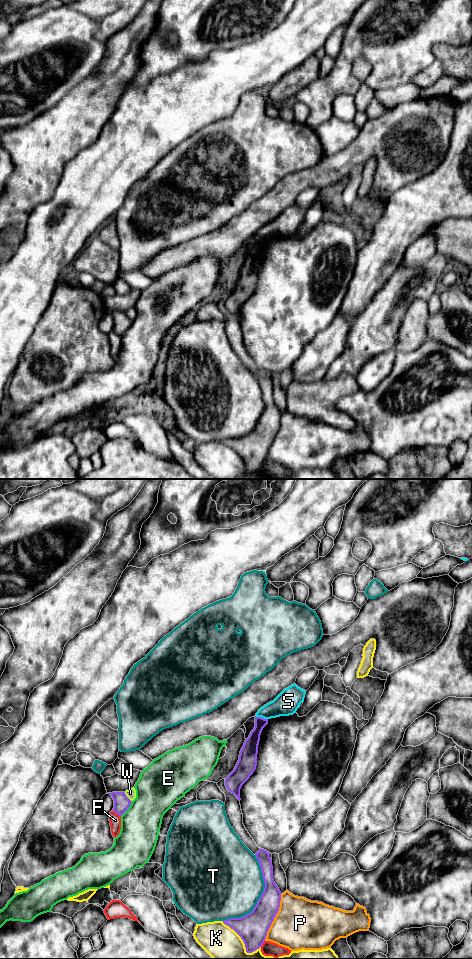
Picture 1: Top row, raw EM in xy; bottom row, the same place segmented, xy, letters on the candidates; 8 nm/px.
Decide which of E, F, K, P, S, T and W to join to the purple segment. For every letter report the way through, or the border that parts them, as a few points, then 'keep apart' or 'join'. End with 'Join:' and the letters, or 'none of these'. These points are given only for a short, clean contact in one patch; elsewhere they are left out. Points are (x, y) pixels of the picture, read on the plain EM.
E: keep apart
F: keep apart
K: keep apart
P: keep apart
S: along xy (255, 235), (267, 239) | keep apart
T: keep apart
W: keep apart
Join: none of these

